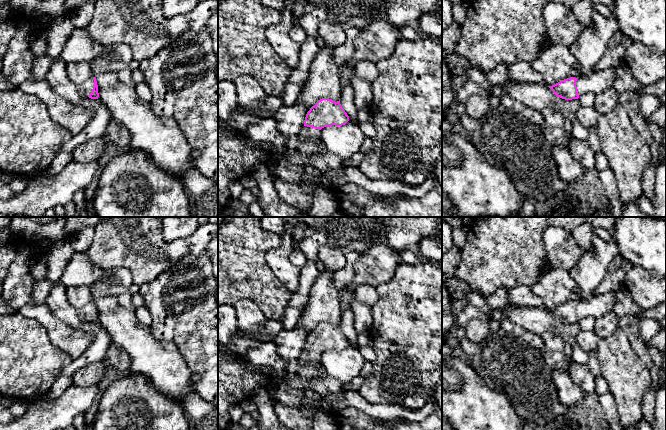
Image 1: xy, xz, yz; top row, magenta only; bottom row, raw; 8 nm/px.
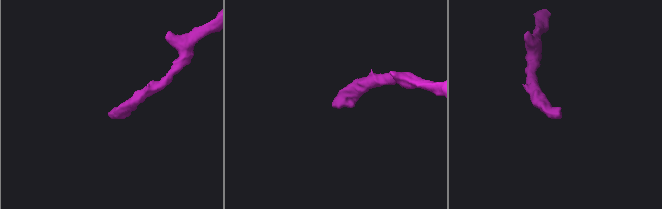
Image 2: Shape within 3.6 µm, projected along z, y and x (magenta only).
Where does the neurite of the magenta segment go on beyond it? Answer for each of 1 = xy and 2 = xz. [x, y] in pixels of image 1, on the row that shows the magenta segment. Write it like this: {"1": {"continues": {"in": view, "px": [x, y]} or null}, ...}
{"1": {"continues": {"in": "xy", "px": [84, 89]}}, "2": {"continues": {"in": "xz", "px": [309, 145]}}}

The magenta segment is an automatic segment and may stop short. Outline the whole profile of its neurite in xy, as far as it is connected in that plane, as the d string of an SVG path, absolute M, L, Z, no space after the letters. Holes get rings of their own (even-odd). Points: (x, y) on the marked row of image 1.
M95 77L88 79L81 85L77 86L77 89L84 97L89 97L91 99L98 99L99 97L98 85Z

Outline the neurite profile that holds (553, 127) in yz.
M544 109L540 113L544 120L540 128L547 142L552 147L569 145L572 135L565 130L565 117L552 109Z

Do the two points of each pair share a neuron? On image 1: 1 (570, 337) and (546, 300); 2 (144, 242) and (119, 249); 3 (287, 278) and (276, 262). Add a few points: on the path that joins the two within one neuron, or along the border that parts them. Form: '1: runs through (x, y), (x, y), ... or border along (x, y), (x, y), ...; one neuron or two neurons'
1: border along (524, 306), (542, 307), (547, 310); two neurons
2: runs through (138, 242), (125, 243); one neuron
3: runs through (287, 274), (280, 266); one neuron

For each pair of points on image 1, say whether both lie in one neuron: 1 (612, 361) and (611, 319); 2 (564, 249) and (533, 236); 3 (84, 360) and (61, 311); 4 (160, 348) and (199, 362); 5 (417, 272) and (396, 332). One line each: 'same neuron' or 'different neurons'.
1: different neurons
2: different neurons
3: same neuron
4: different neurons
5: same neuron

